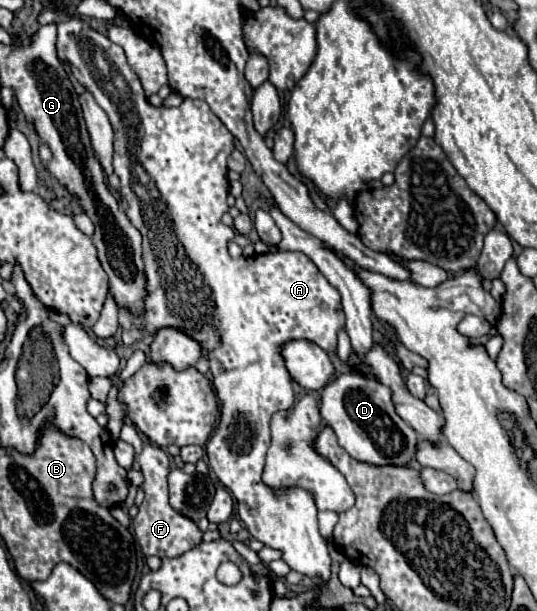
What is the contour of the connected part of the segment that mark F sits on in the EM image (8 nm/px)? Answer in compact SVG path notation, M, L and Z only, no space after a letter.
M144 440L142 442L142 452L138 454L138 464L140 464L142 474L144 474L142 488L146 492L146 496L144 496L144 502L138 508L136 518L132 520L136 540L138 540L144 556L178 558L180 554L184 554L184 552L188 552L188 550L192 550L194 546L200 544L202 532L198 530L198 526L190 518L178 514L168 502L168 484L166 484L168 470L170 470L168 454L162 448Z

